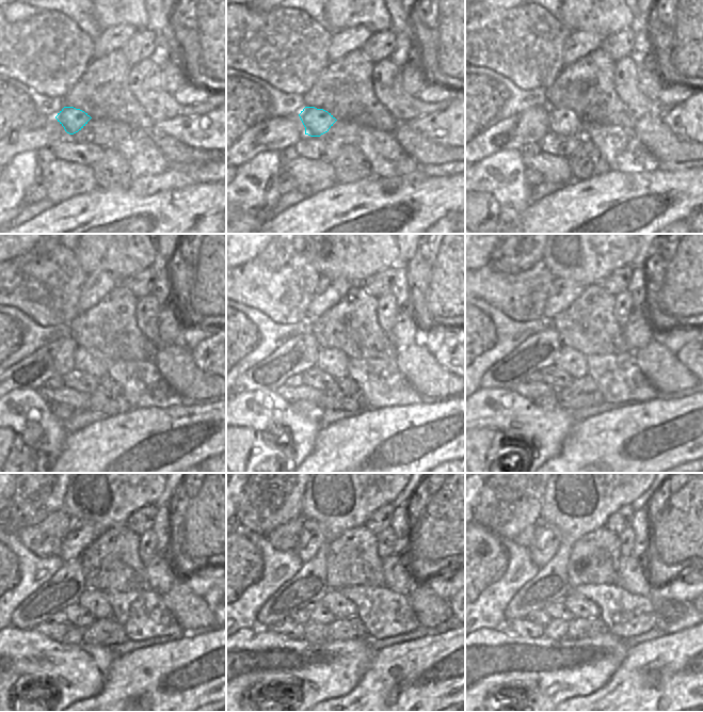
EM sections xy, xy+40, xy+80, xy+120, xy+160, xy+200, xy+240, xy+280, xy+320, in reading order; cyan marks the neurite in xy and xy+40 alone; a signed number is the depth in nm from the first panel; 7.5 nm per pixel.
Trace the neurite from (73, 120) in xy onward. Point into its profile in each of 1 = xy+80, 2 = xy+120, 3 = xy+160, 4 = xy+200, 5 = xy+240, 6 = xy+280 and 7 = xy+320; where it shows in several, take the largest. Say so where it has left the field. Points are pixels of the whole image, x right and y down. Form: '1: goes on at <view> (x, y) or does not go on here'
1: goes on at xy+80 (563, 122)
2: goes on at xy+120 (91, 362)
3: goes on at xy+160 (332, 361)
4: goes on at xy+200 (573, 362)
5: goes on at xy+240 (95, 601)
6: goes on at xy+280 (340, 606)
7: goes on at xy+320 (581, 607)

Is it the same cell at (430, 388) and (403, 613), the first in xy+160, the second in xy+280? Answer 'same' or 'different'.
different

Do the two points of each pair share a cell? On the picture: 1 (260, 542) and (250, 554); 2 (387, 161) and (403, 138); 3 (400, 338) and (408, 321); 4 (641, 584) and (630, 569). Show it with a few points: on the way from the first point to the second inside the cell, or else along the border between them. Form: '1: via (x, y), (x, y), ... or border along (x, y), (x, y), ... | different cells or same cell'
1: border along (237, 533), (257, 548), (262, 570) | different cells
2: border along (394, 132), (400, 146), (416, 162) | different cells
3: via (403, 334), (404, 326) | same cell
4: via (638, 581), (632, 572) | same cell

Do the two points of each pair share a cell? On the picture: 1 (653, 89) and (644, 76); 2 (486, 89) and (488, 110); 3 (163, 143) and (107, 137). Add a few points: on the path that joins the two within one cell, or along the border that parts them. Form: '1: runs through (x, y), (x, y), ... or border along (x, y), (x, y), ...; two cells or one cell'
1: runs through (651, 85), (646, 79); one cell
2: runs through (486, 94), (486, 105); one cell
3: runs through (149, 133), (121, 133); one cell

